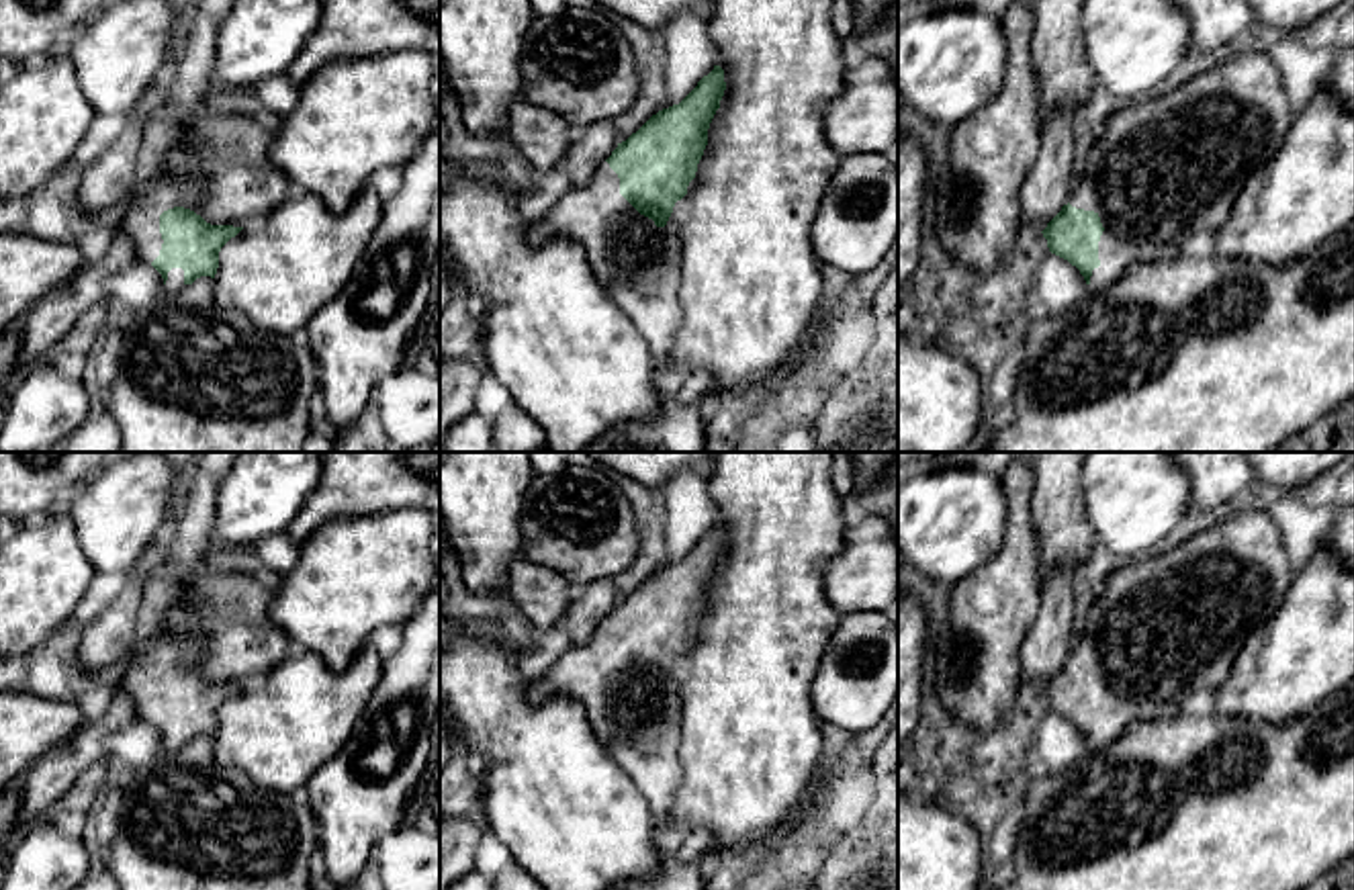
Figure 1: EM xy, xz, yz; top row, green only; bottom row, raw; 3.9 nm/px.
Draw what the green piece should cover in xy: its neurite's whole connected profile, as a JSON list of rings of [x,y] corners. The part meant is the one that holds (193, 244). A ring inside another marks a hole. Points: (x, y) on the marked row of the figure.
[[[194,113],[182,125],[184,137],[168,151],[164,170],[153,182],[141,178],[135,194],[119,209],[112,229],[131,239],[137,262],[151,264],[162,274],[168,295],[200,276],[215,278],[221,248],[295,190],[270,160],[272,121]]]

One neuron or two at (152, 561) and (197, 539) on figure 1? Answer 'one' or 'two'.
one

